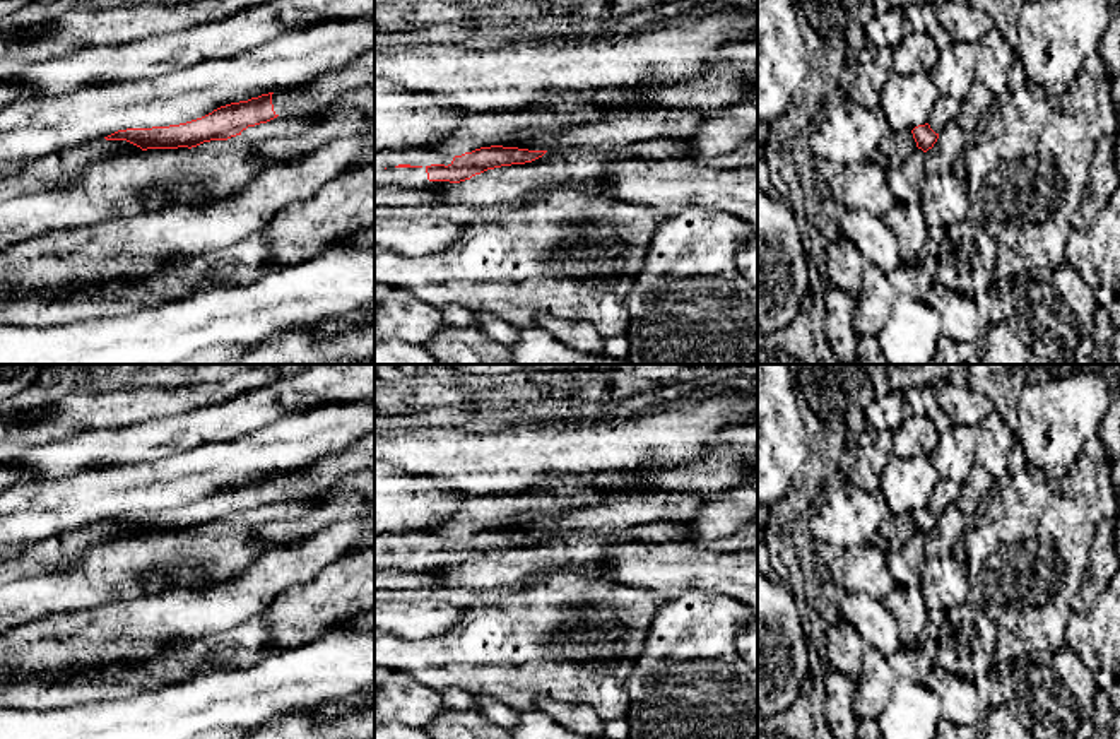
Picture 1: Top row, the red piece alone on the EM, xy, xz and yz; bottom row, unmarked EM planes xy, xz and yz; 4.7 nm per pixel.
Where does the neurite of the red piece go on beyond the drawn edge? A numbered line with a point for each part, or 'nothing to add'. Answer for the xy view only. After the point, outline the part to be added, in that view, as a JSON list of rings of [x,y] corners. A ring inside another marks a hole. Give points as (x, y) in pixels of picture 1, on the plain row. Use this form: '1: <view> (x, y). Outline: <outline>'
1: xy (315, 479). Outline: [[[374,431],[296,472],[274,476],[272,488],[279,500],[321,496],[340,477],[371,467],[374,467]]]

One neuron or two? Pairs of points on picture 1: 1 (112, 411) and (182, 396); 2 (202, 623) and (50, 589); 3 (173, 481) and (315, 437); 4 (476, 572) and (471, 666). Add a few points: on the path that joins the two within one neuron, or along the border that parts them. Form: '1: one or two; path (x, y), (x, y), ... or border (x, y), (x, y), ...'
1: one; path (129, 406), (165, 401)
2: two; border (112, 603), (72, 613)
3: one; path (209, 467), (279, 449)
4: two; border (483, 592), (493, 594)

